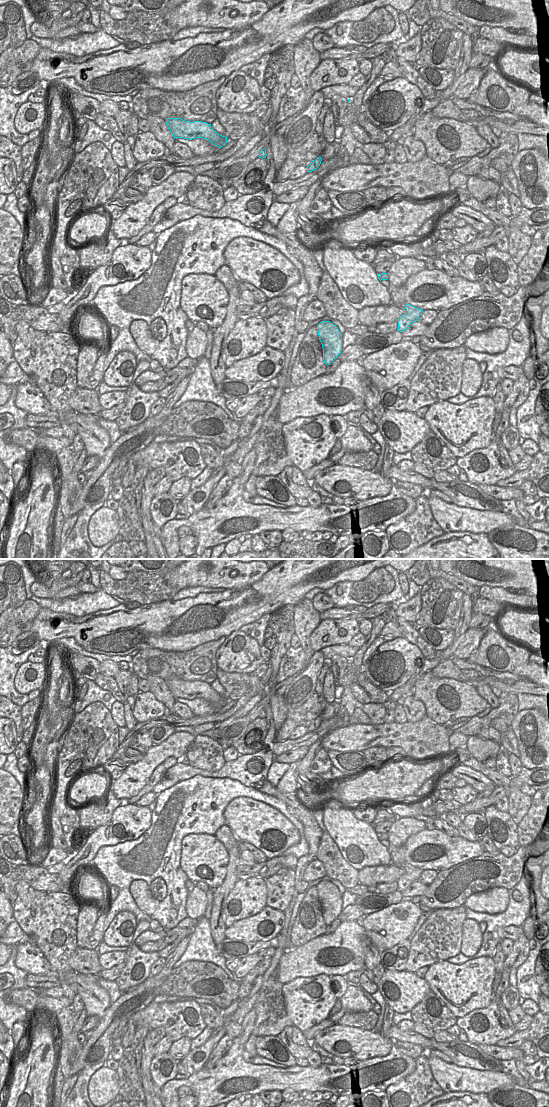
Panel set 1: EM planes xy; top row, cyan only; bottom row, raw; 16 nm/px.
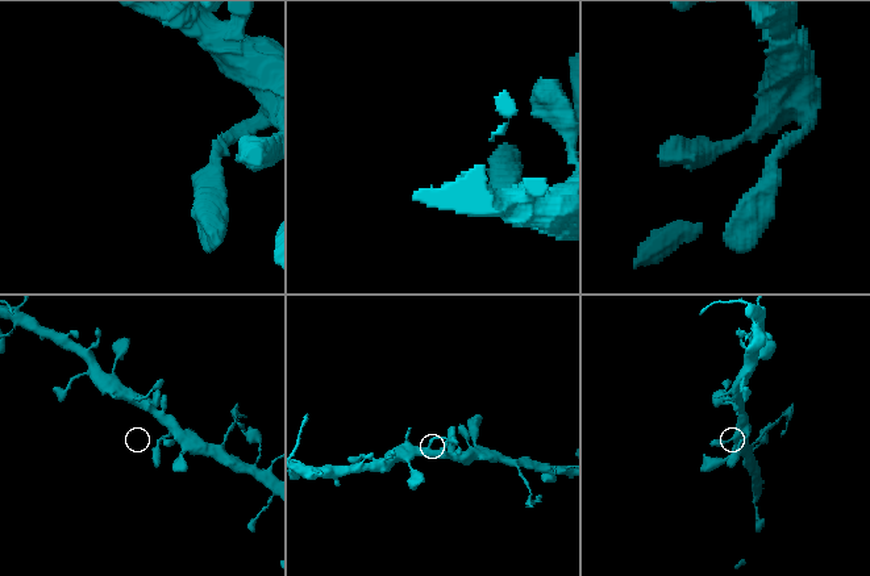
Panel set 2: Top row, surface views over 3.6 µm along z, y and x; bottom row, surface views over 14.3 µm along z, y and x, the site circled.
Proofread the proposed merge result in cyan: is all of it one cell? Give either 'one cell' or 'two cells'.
one cell

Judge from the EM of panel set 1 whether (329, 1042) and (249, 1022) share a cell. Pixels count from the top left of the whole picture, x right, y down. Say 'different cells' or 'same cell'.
different cells

